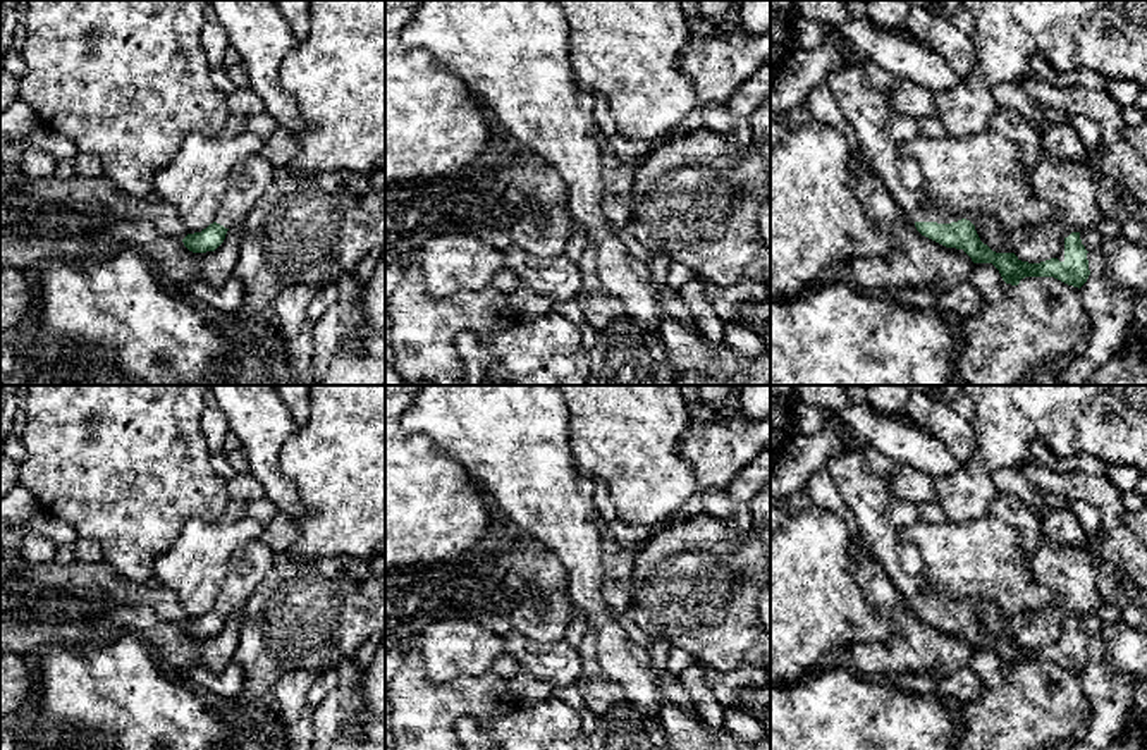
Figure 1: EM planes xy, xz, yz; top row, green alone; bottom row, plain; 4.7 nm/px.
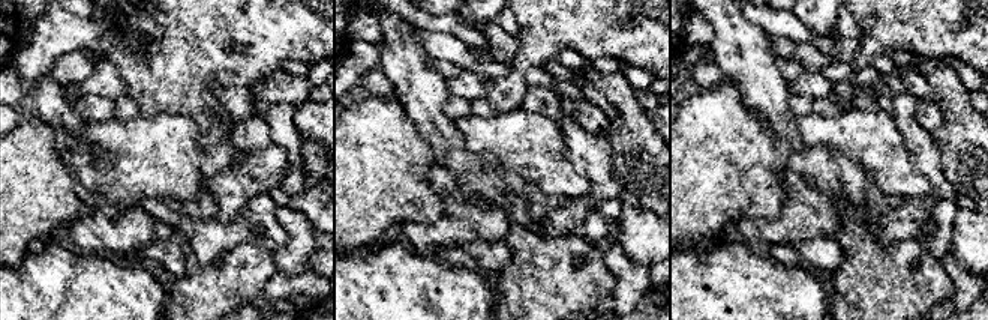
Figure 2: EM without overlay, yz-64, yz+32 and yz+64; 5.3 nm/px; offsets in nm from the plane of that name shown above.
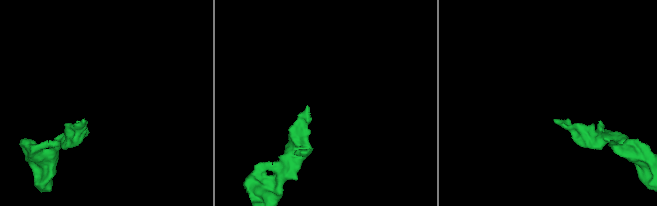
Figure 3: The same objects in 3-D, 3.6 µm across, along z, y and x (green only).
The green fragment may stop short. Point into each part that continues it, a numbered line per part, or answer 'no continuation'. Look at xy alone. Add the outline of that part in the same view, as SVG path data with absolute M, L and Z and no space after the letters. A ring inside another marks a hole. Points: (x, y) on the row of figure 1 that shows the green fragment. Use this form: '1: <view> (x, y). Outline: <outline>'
1: xy (251, 176). Outline: M251 153L242 158L227 177L225 198L217 212L215 222L225 229L239 225L270 186L273 175L273 165L260 153Z

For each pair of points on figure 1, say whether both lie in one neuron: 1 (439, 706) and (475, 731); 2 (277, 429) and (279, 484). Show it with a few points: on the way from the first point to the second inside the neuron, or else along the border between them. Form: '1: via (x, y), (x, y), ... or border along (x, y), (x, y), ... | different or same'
1: border along (499, 716), (487, 723), (461, 718), (456, 731) | different
2: via (269, 442), (269, 470) | same

